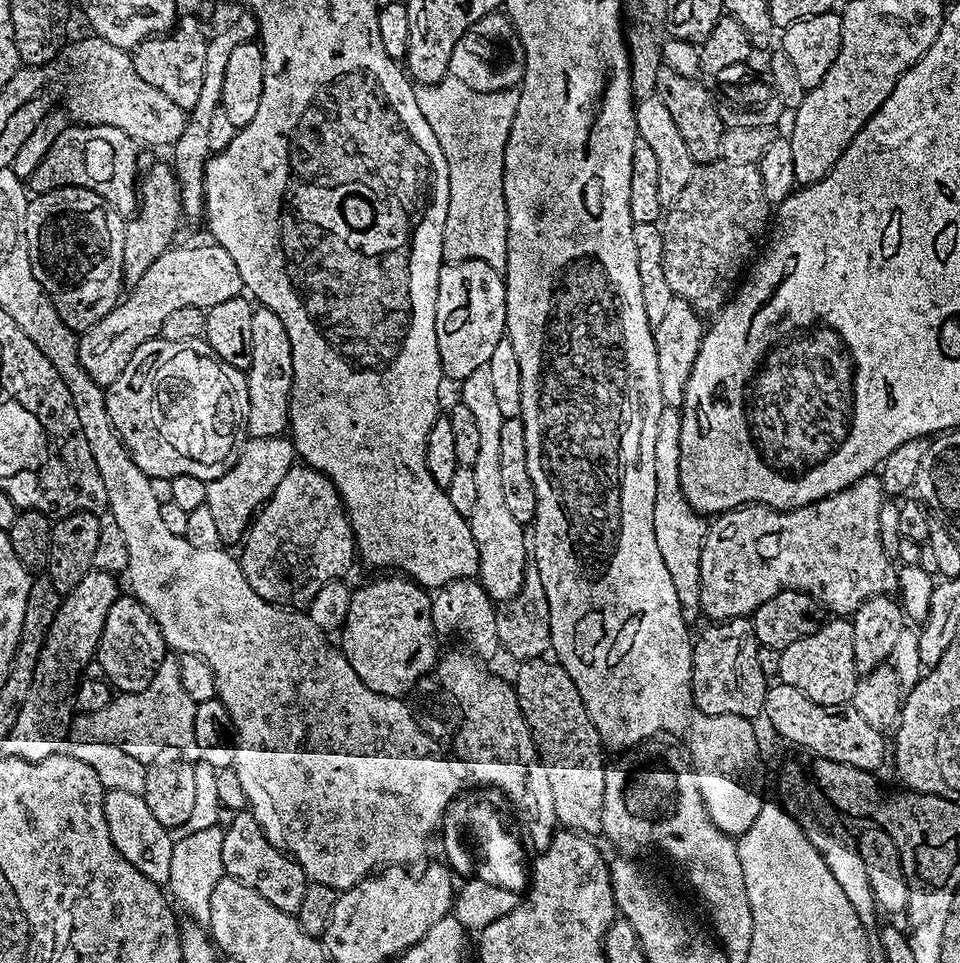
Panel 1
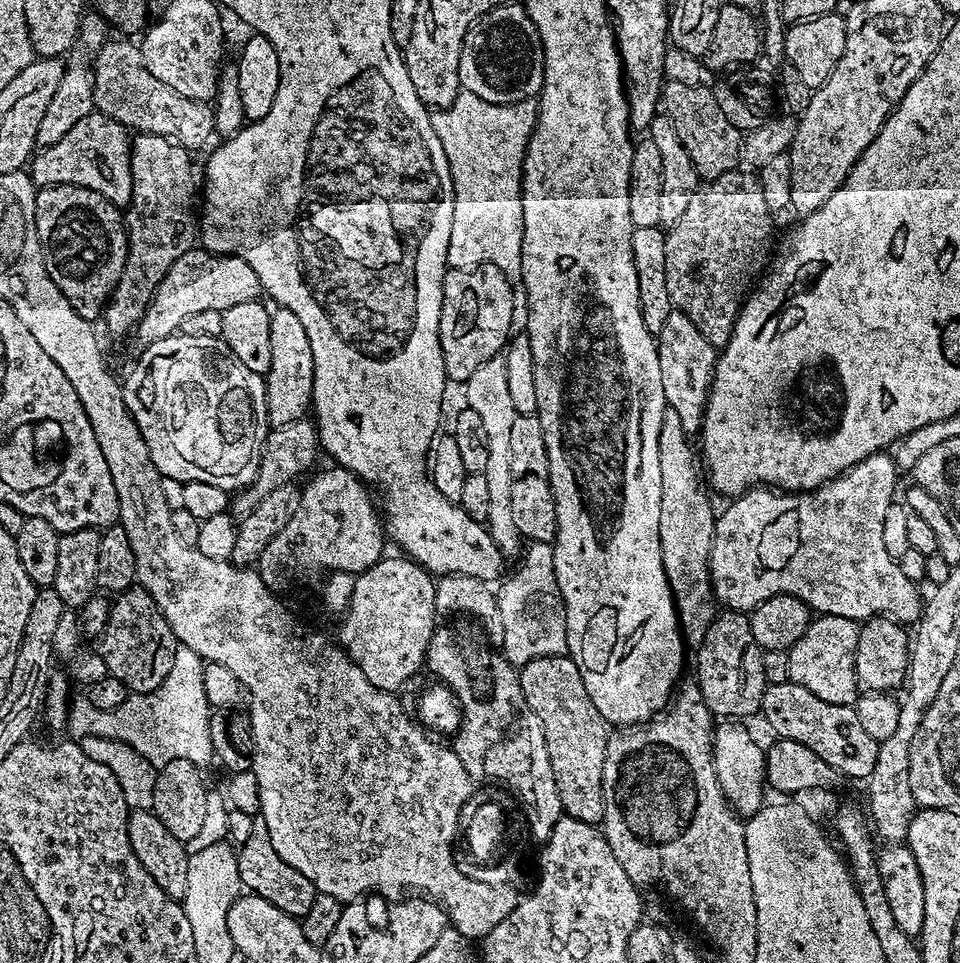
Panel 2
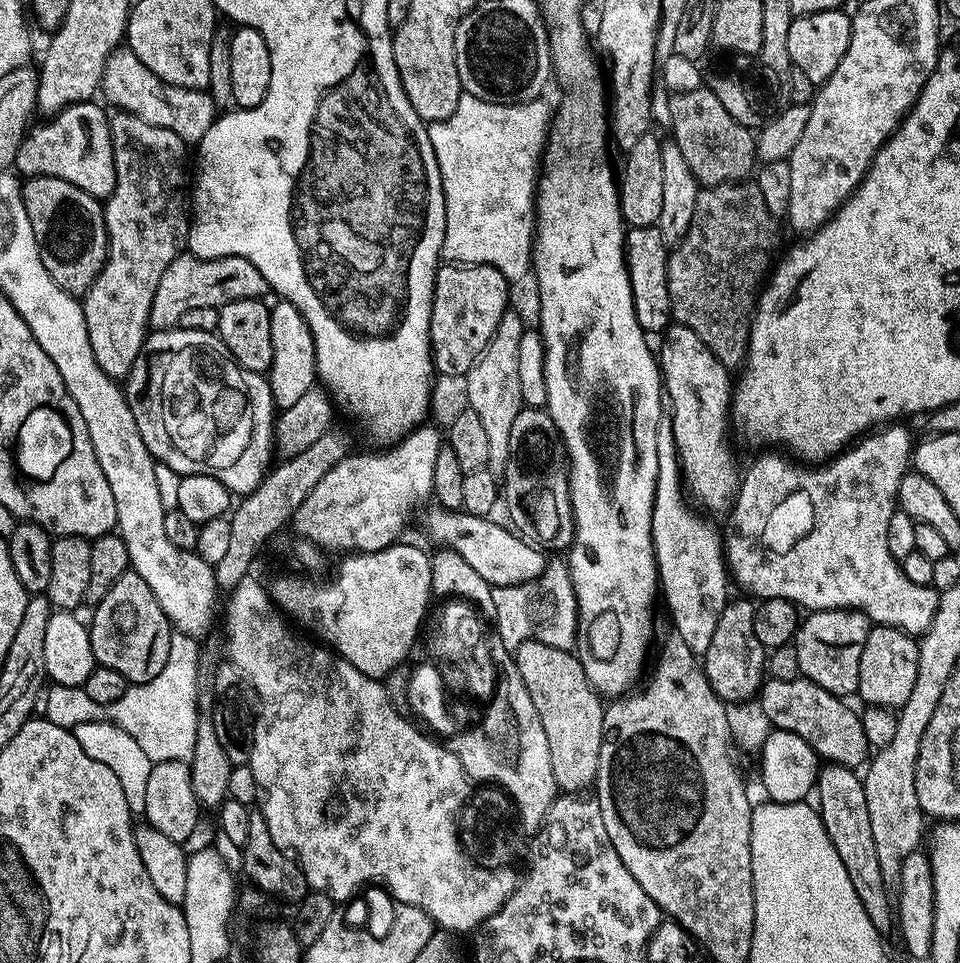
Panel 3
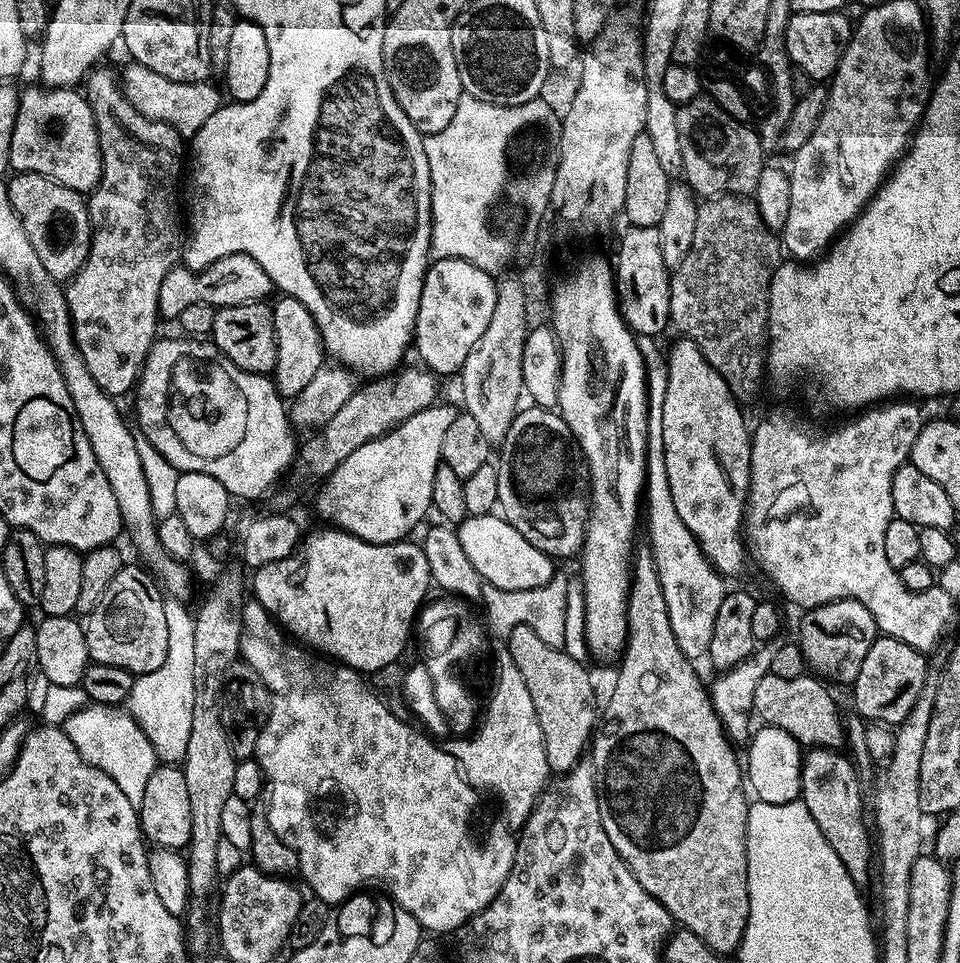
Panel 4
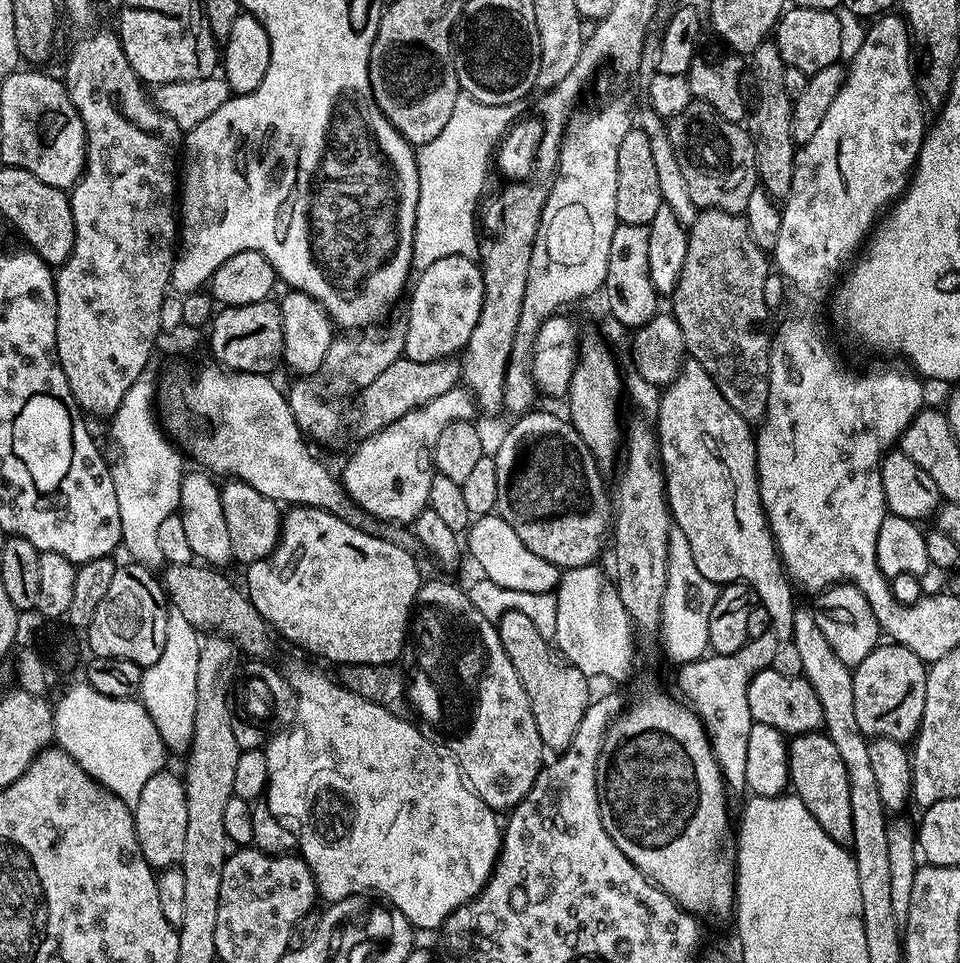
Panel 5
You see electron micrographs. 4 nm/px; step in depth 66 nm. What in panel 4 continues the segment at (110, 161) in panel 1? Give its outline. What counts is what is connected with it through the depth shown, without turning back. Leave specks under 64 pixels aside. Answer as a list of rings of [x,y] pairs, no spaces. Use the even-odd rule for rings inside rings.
[[[39,87],[20,92],[18,114],[10,134],[8,167],[13,173],[42,174],[75,192],[91,193],[102,174],[102,154],[96,119],[87,95],[75,87]]]

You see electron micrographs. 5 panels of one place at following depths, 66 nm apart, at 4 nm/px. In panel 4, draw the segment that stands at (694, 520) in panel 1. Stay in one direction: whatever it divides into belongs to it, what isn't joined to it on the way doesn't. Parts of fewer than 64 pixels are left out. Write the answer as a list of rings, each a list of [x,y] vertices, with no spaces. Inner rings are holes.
[[[652,394],[648,397],[648,470],[646,473],[646,518],[648,514],[648,534],[652,545],[650,551],[658,578],[662,582],[662,594],[666,594],[666,610],[670,610],[670,626],[674,626],[674,638],[678,638],[678,646],[682,654],[696,662],[707,657],[710,637],[714,635],[714,618],[718,618],[718,609],[722,606],[722,598],[726,594],[725,577],[713,568],[706,554],[701,550],[699,542],[686,530],[686,522],[678,518],[678,510],[674,506],[674,498],[670,494],[670,481],[666,479],[666,454],[662,446],[662,402],[663,395]]]

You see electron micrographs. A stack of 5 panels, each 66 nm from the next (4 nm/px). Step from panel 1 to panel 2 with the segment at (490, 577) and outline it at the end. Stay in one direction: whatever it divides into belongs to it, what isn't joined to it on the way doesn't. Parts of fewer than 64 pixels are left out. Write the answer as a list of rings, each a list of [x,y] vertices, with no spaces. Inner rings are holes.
[[[499,354],[482,362],[482,366],[478,366],[478,370],[474,370],[474,374],[470,374],[470,378],[463,381],[462,388],[465,398],[468,399],[465,400],[467,408],[478,413],[478,419],[486,430],[488,453],[483,474],[487,492],[490,494],[486,527],[494,546],[500,548],[501,557],[508,558],[516,551],[521,551],[522,537],[518,526],[514,526],[514,514],[510,514],[510,426],[514,426],[516,411],[510,399],[510,390],[506,387],[503,355]]]

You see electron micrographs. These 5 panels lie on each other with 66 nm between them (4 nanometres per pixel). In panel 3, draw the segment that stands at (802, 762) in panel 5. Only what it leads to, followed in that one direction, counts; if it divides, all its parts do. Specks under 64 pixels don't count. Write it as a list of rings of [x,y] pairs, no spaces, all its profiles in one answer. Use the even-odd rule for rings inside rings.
[[[825,763],[816,777],[814,785],[815,803],[822,818],[822,826],[846,866],[846,874],[862,902],[862,910],[870,914],[870,922],[881,934],[888,934],[894,928],[894,902],[889,896],[889,884],[882,878],[882,866],[878,863],[878,854],[874,850],[874,833],[870,831],[870,810],[866,810],[866,790],[864,781],[851,768],[840,764]]]

